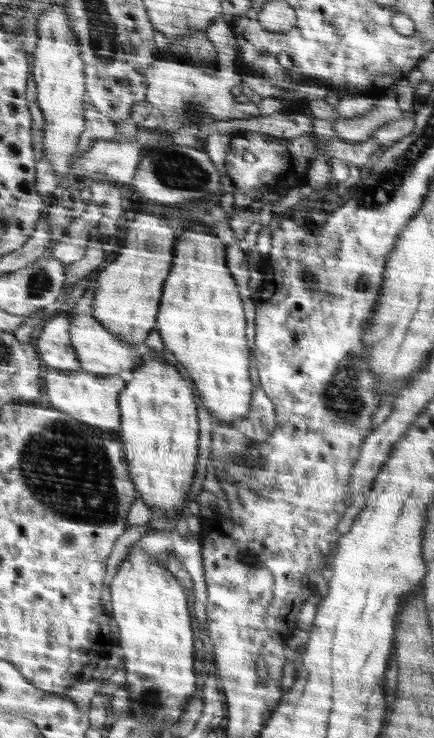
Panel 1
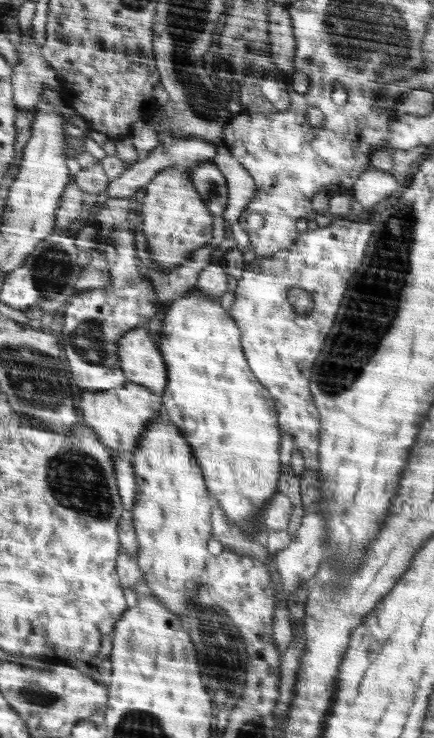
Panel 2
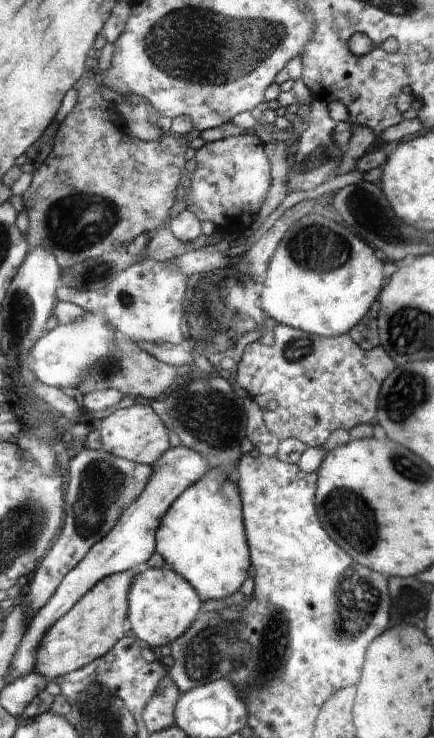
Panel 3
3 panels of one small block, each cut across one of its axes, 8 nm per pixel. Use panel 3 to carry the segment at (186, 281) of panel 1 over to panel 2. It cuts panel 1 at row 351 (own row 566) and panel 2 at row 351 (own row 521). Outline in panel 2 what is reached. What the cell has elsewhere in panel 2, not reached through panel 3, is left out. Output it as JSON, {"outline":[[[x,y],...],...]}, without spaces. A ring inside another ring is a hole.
{"outline":[[[195,287],[188,294],[178,296],[163,316],[163,337],[159,348],[167,363],[168,384],[164,390],[163,408],[166,418],[178,428],[194,451],[195,462],[202,470],[212,498],[223,511],[224,517],[242,532],[256,536],[258,519],[278,492],[280,464],[280,430],[275,402],[267,387],[254,378],[242,350],[242,332],[236,321],[228,316],[219,300],[202,296]]]}

